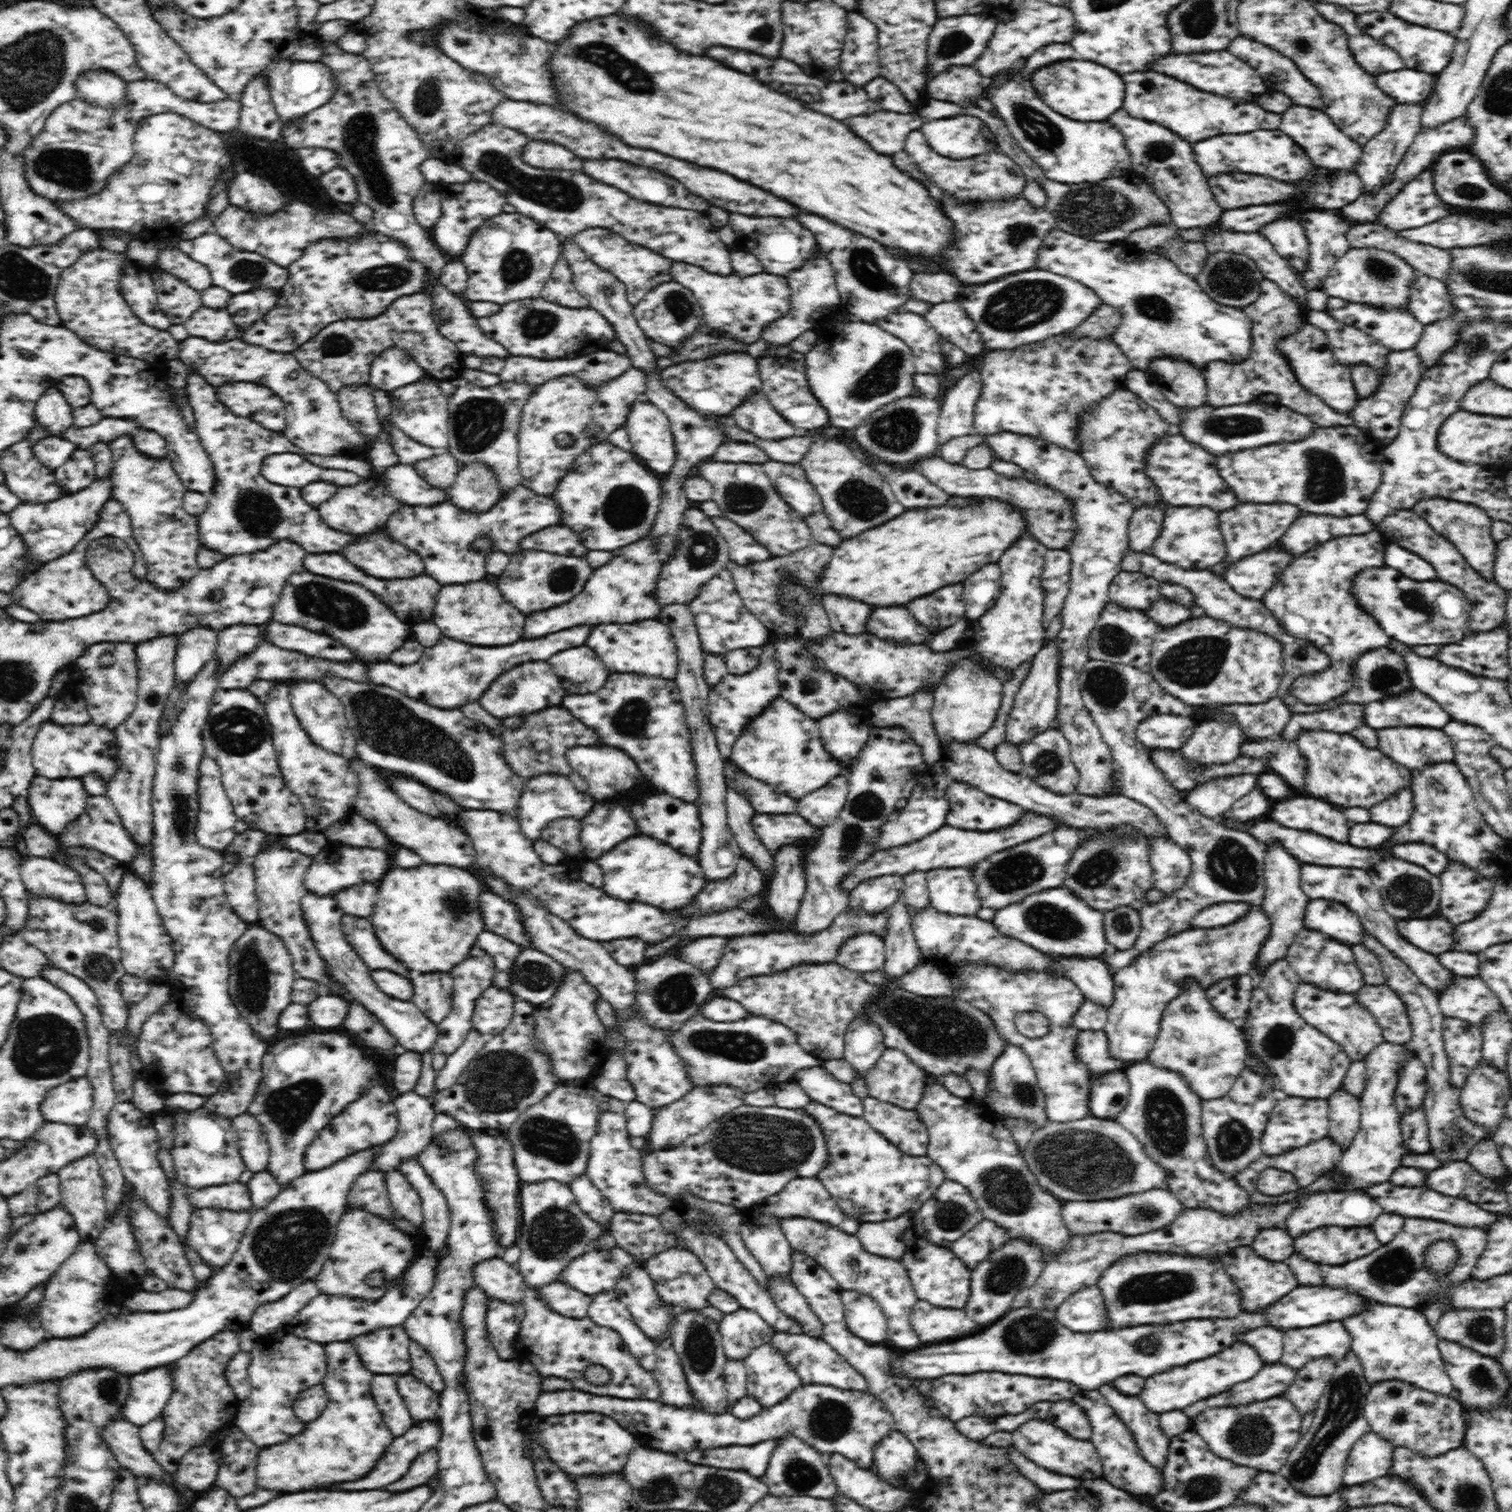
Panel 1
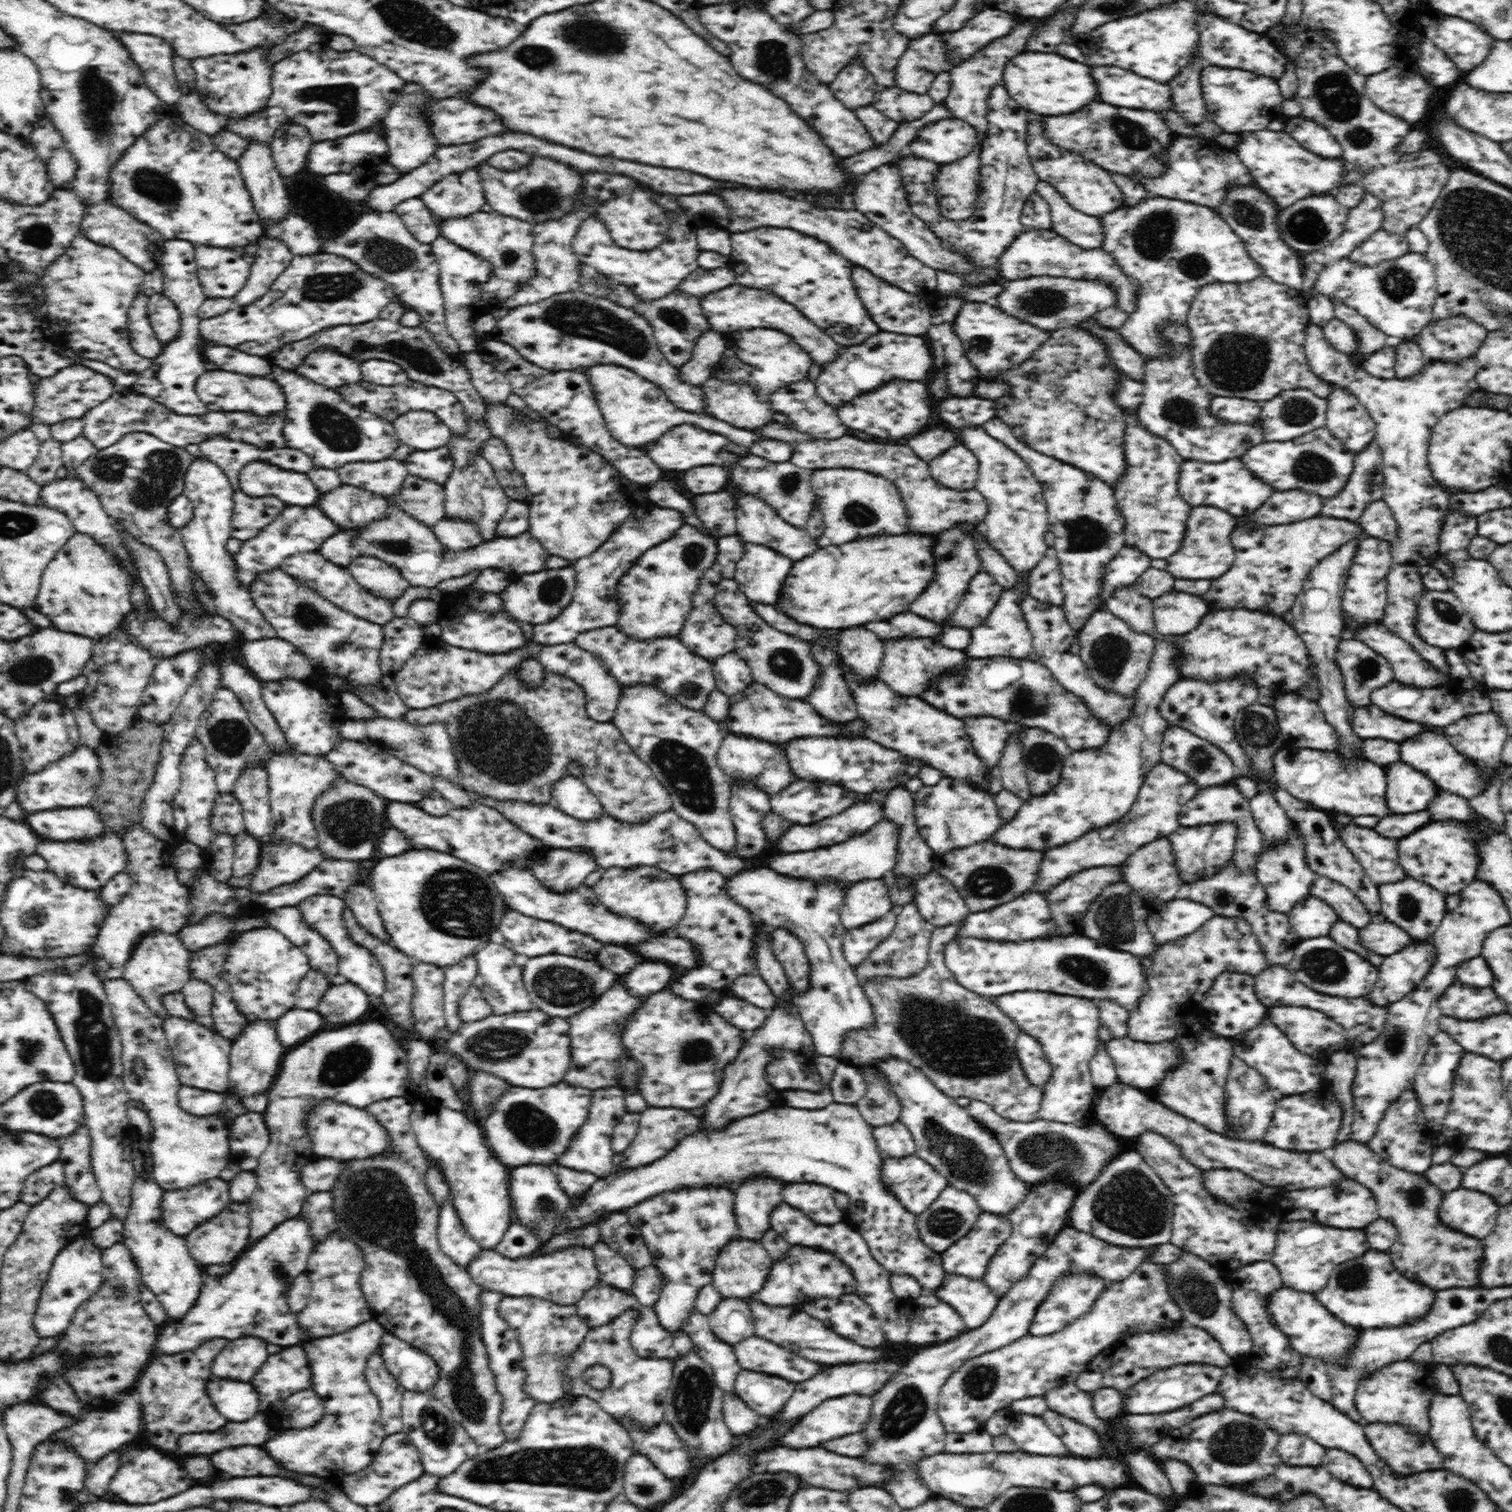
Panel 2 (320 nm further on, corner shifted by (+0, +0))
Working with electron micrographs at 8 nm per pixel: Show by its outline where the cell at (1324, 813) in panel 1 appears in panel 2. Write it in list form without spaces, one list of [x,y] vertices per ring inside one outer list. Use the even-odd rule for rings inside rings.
[[[1354,823],[1336,830],[1377,887],[1406,878],[1406,871],[1398,862],[1398,846],[1394,840],[1382,838],[1375,830],[1360,828]]]

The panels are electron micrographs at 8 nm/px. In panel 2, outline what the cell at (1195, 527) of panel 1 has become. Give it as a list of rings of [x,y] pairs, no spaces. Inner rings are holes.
[[[1193,506],[1186,520],[1186,538],[1182,550],[1167,560],[1168,572],[1184,580],[1214,580],[1230,571],[1235,561],[1235,550],[1230,535],[1236,526],[1236,517],[1214,506]]]

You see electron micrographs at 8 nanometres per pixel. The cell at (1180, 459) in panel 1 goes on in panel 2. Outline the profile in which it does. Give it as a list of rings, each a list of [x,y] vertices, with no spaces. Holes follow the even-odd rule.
[[[1239,458],[1217,463],[1184,460],[1178,478],[1178,493],[1190,506],[1214,506],[1235,517],[1246,516],[1248,512],[1252,514],[1274,491],[1270,484],[1254,476]]]

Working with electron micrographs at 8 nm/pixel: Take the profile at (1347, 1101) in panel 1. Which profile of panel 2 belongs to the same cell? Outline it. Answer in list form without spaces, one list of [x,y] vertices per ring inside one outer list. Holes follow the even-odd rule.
[[[1352,1138],[1344,1144],[1340,1142],[1328,1152],[1334,1166],[1346,1178],[1360,1182],[1362,1186],[1372,1190],[1378,1202],[1380,1218],[1390,1220],[1396,1230],[1398,1242],[1388,1250],[1394,1266],[1412,1282],[1422,1282],[1438,1292],[1440,1290],[1480,1286],[1480,1262],[1482,1262],[1482,1244],[1476,1238],[1450,1230],[1438,1218],[1440,1202],[1444,1192],[1440,1192],[1434,1184],[1430,1184],[1422,1174],[1408,1174],[1405,1170],[1388,1164],[1383,1158],[1374,1154],[1365,1143]]]

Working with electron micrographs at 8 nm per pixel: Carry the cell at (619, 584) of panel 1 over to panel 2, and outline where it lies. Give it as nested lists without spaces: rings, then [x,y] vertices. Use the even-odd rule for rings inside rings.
[[[638,506],[621,525],[618,525],[606,542],[592,554],[572,563],[577,574],[573,599],[552,622],[534,625],[534,641],[544,645],[557,645],[575,642],[580,633],[598,628],[615,626],[619,615],[617,586],[619,580],[634,566],[634,563],[648,550],[669,538],[682,524],[684,515],[678,510],[668,510],[652,506]]]

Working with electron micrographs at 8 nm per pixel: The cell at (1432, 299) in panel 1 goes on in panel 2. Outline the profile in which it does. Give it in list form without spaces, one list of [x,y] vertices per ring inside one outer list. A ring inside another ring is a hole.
[[[1468,317],[1430,322],[1416,337],[1422,354],[1430,361],[1460,363],[1476,355],[1488,331]]]

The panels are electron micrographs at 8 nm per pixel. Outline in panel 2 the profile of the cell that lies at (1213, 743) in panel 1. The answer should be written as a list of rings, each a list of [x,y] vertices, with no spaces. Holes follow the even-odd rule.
[[[1158,762],[1153,770],[1146,775],[1144,785],[1139,791],[1137,801],[1134,802],[1129,814],[1119,818],[1112,824],[1102,826],[1090,833],[1084,834],[1075,842],[1048,849],[1043,852],[1042,864],[1038,880],[1035,880],[1029,892],[1049,893],[1052,887],[1066,880],[1068,876],[1076,874],[1086,868],[1096,866],[1119,866],[1132,853],[1154,840],[1168,837],[1180,828],[1179,816],[1182,806],[1198,793],[1198,786],[1194,779],[1163,762]]]

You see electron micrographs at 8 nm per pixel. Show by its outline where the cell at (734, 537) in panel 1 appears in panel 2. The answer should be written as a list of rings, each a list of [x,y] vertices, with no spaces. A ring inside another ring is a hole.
[[[728,492],[700,494],[694,498],[694,510],[707,534],[714,538],[737,534],[734,498]]]

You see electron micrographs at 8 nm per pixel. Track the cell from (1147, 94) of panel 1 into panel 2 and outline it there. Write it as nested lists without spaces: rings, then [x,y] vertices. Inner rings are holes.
[[[1094,66],[1090,74],[1098,86],[1100,100],[1114,106],[1144,108],[1158,113],[1173,110],[1170,88],[1150,78],[1142,78],[1118,66]]]

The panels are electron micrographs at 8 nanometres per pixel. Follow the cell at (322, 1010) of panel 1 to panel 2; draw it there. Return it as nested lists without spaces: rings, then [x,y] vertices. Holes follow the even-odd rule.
[[[346,982],[342,986],[332,986],[324,994],[318,1012],[326,1018],[326,1022],[340,1024],[340,1022],[358,1020],[360,1016],[366,1014],[368,1008],[370,1008],[368,994],[356,984]]]

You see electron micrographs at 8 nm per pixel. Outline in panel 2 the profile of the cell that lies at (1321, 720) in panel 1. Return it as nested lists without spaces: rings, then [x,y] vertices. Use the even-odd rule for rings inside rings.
[[[1378,706],[1355,707],[1352,729],[1361,739],[1382,738],[1392,742],[1404,742],[1418,736],[1424,730],[1438,732],[1436,728],[1426,728],[1418,722],[1406,722],[1396,716],[1386,714]]]

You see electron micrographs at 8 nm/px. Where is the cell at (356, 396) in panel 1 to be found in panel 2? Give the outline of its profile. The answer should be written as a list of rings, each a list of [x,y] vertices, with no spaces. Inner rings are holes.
[[[326,347],[312,352],[295,372],[332,390],[362,381],[358,360]]]

